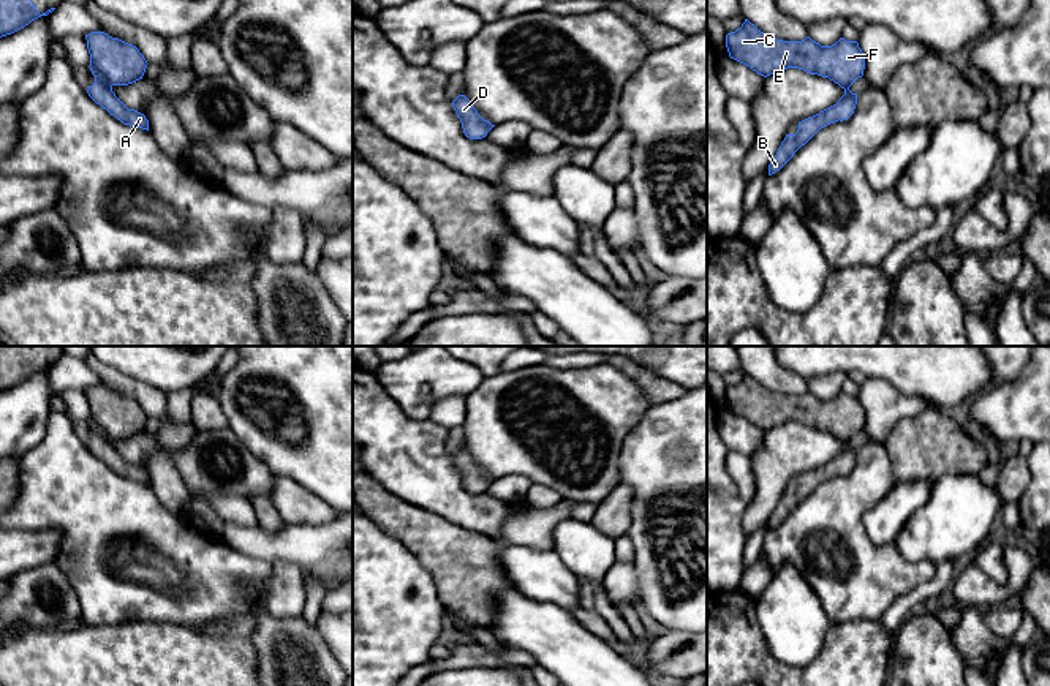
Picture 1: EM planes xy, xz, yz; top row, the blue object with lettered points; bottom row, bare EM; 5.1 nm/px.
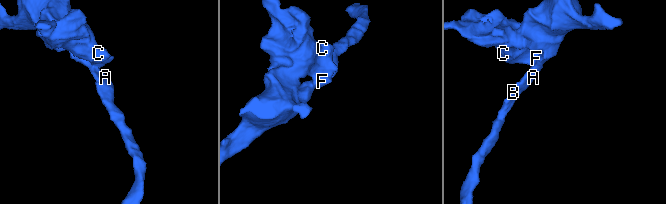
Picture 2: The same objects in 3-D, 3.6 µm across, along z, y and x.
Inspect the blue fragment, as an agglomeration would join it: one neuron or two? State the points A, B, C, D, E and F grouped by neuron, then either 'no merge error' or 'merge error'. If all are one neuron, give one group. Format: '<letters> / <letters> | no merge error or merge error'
A B C D E F | no merge error

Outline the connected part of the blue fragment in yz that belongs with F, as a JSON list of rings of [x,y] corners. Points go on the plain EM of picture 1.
[[[745,373],[740,383],[726,389],[726,401],[731,413],[764,432],[799,422],[829,432],[844,444],[833,460],[799,476],[795,488],[786,488],[769,518],[769,530],[780,525],[821,482],[848,474],[854,468],[857,447],[852,447],[849,441],[863,430],[865,424],[865,411],[857,395],[840,392],[832,400],[821,400],[810,390],[802,395],[783,395],[769,390]]]

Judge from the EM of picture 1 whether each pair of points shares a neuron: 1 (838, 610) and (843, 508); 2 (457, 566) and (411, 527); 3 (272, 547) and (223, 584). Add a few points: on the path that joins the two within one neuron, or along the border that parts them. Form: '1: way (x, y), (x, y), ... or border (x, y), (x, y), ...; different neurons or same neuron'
1: way (838, 585), (826, 552), (826, 533); same neuron
2: way (446, 555), (423, 533); same neuron
3: border (223, 539), (237, 550), (266, 560), (271, 565); different neurons

